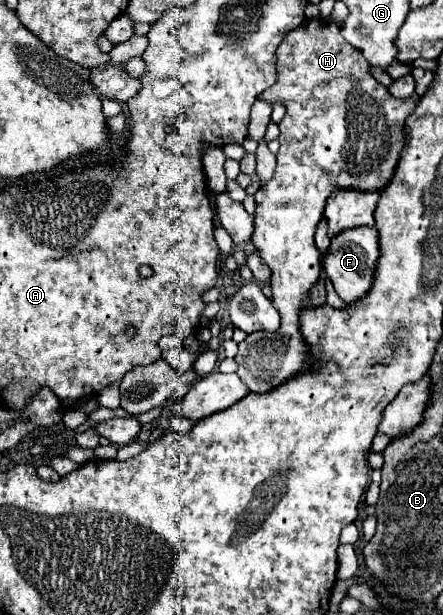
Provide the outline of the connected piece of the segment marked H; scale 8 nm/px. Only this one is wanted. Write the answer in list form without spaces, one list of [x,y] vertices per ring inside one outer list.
[[[306,20],[300,28],[288,32],[276,50],[278,80],[274,86],[262,92],[262,98],[268,102],[284,102],[286,116],[278,124],[280,150],[276,154],[276,172],[270,182],[260,184],[260,190],[254,196],[256,228],[252,236],[256,252],[272,272],[272,304],[280,312],[282,324],[276,332],[250,334],[244,342],[240,342],[240,350],[236,354],[238,376],[252,392],[258,394],[270,392],[272,388],[278,388],[278,384],[286,384],[292,376],[308,372],[316,366],[308,344],[300,336],[300,312],[314,306],[310,302],[310,288],[318,282],[322,272],[320,252],[314,244],[314,232],[322,218],[326,200],[340,188],[356,188],[358,192],[380,192],[386,188],[406,144],[406,116],[412,114],[418,104],[414,98],[394,98],[386,86],[374,80],[368,72],[368,62],[364,56],[360,56],[360,50],[344,42],[336,24],[326,26],[326,32],[328,34],[324,34],[324,20]]]

